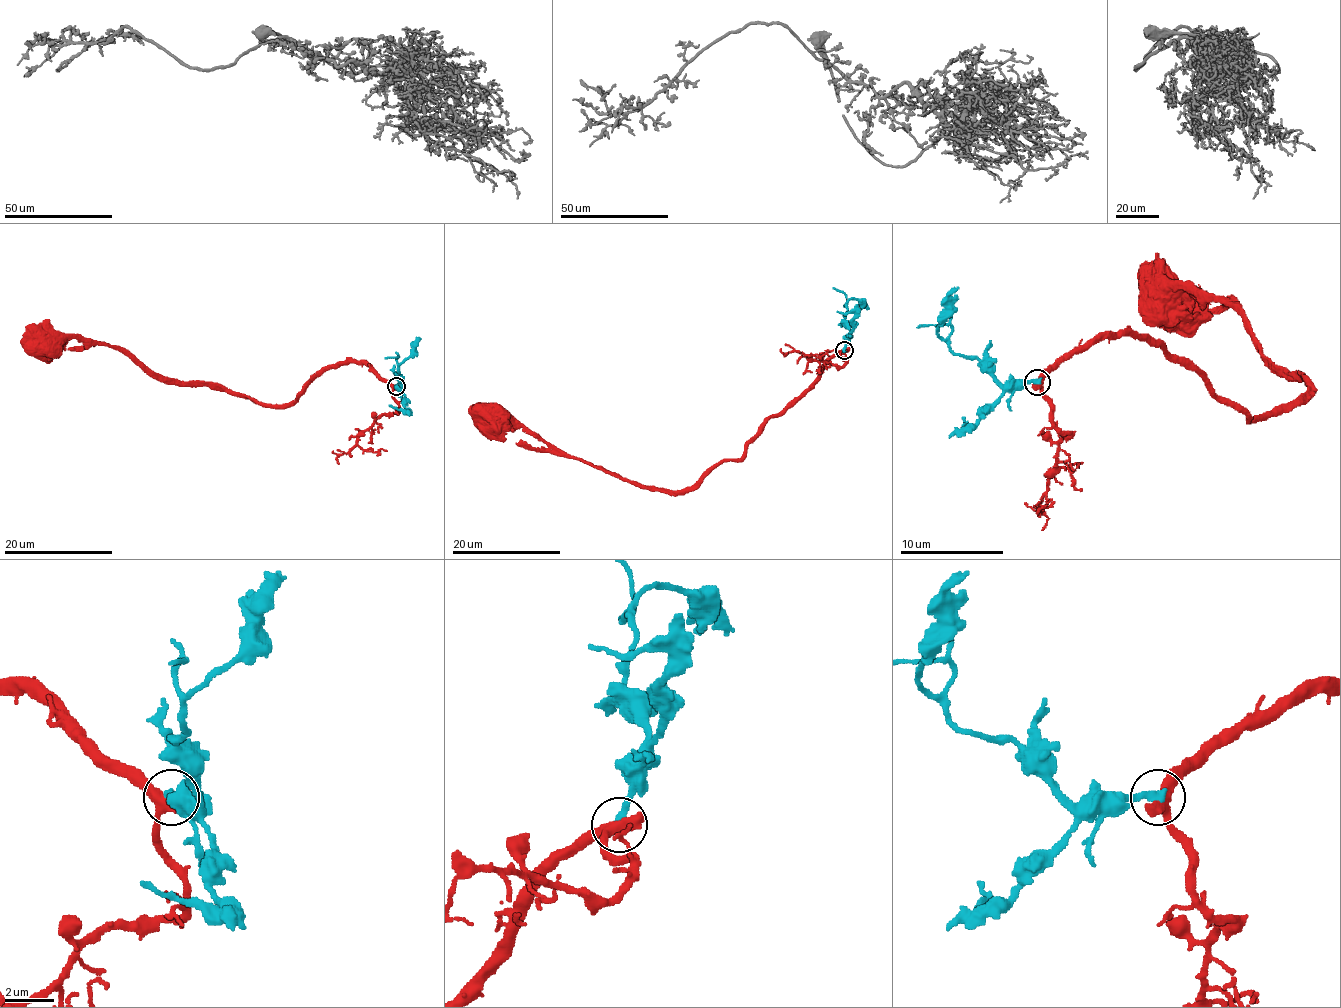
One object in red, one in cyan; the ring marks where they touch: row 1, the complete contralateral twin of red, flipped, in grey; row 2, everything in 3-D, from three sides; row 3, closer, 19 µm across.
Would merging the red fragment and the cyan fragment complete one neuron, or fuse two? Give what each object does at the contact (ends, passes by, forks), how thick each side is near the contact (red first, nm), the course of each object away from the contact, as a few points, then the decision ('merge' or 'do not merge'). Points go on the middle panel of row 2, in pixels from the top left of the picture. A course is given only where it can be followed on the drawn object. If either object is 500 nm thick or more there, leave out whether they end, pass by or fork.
red passes by | cyan ends | 480/400 nm | red via (843, 351), (738, 459), (722, 459), (673, 492), (619, 478), (493, 413) | cyan via (843, 350), (850, 330), (845, 319), (846, 303), (857, 299), (867, 309) | do not merge

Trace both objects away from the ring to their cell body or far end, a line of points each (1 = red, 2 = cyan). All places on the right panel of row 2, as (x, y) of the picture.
1: (1039, 381), (1104, 337), (1146, 334), (1247, 417), (1309, 389), (1260, 353), (1226, 301), (1148, 285), (1159, 293)
2: (1037, 381), (998, 381), (977, 360), (959, 355), (938, 334), (946, 301), (959, 288)

